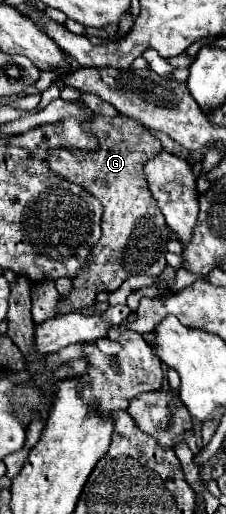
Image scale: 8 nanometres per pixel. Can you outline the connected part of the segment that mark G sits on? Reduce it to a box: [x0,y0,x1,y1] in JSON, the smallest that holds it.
[50,115,170,315]

